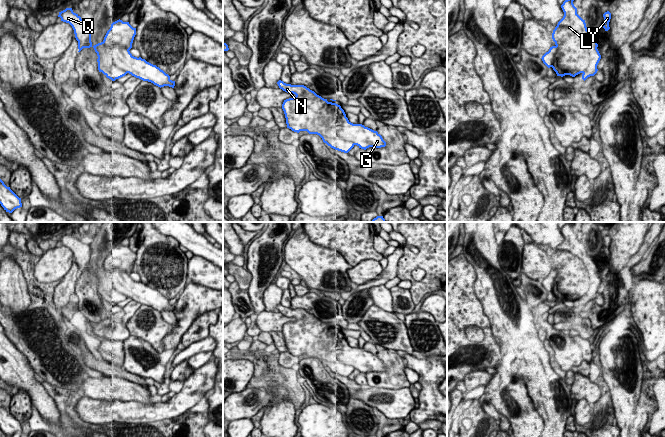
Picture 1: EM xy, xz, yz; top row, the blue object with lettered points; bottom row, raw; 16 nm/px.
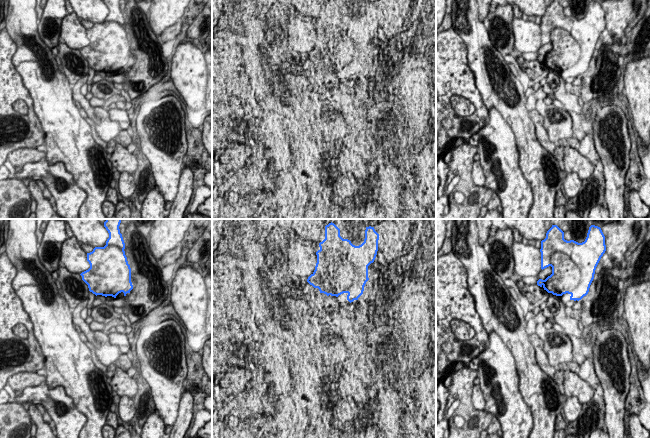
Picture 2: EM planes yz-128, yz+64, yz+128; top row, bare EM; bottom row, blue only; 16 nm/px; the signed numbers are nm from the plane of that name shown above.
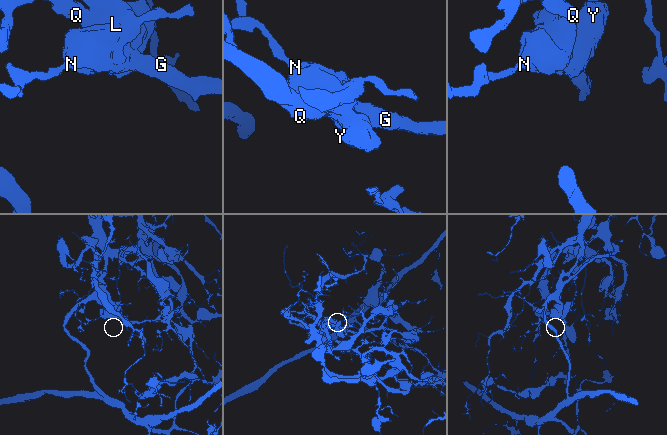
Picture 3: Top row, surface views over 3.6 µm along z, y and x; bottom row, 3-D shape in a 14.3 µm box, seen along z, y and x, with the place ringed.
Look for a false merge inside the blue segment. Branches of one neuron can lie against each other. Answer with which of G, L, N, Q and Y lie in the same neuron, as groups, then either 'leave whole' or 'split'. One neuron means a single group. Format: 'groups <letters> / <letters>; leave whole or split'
groups G L N Q / Y; split

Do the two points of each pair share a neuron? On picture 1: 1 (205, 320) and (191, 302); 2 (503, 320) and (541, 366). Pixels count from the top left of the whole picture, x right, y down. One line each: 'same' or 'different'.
1: different
2: same

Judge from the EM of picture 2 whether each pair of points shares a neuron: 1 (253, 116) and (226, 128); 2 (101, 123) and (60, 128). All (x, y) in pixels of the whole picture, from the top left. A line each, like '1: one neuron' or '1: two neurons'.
1: one neuron
2: two neurons

